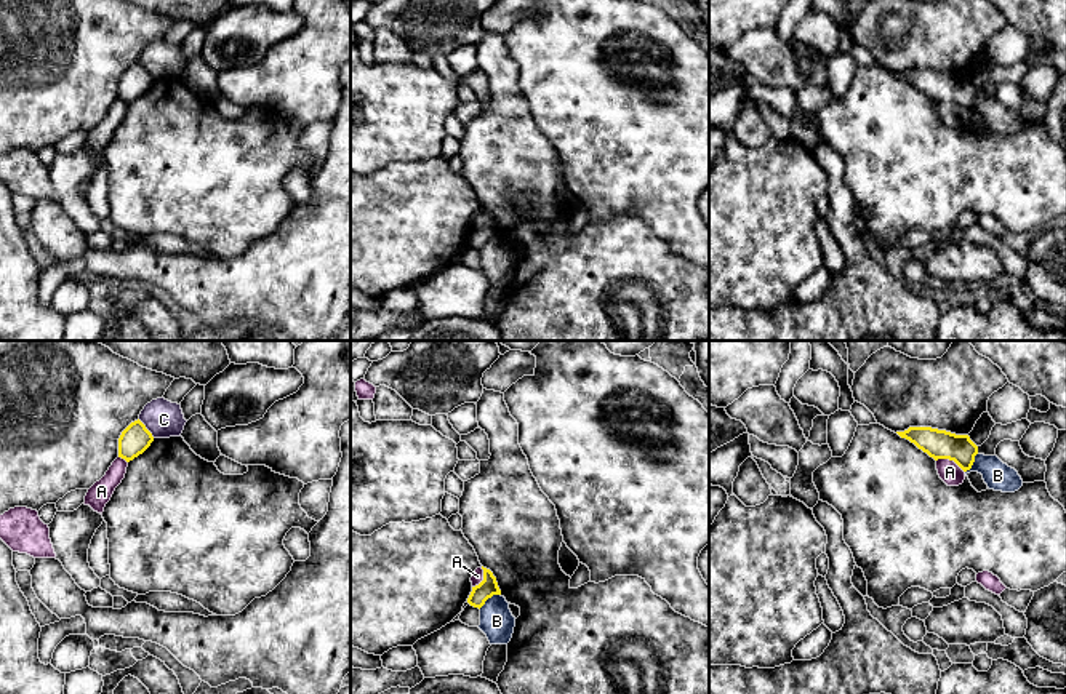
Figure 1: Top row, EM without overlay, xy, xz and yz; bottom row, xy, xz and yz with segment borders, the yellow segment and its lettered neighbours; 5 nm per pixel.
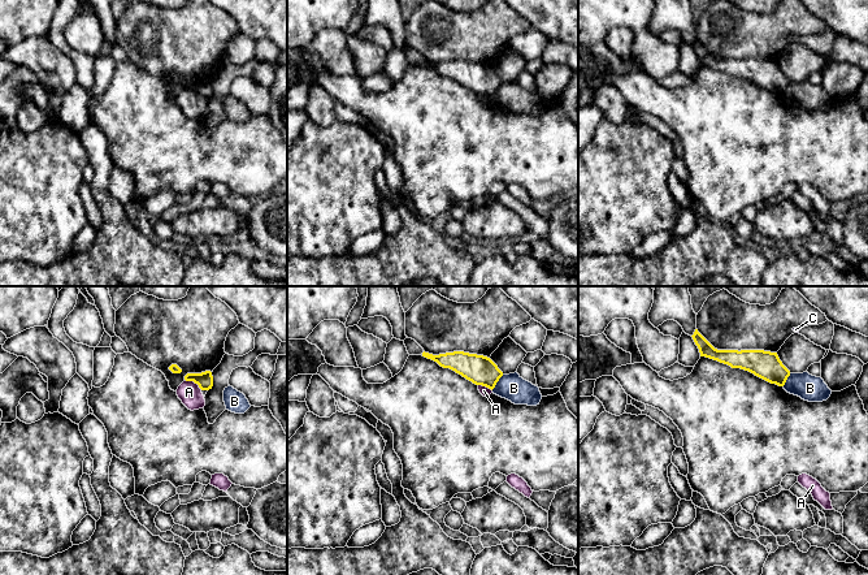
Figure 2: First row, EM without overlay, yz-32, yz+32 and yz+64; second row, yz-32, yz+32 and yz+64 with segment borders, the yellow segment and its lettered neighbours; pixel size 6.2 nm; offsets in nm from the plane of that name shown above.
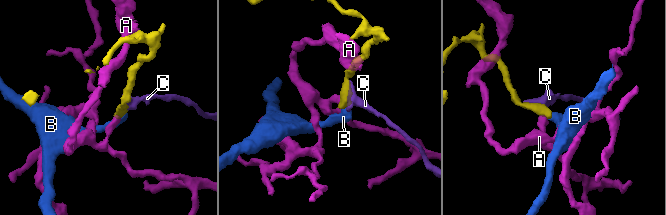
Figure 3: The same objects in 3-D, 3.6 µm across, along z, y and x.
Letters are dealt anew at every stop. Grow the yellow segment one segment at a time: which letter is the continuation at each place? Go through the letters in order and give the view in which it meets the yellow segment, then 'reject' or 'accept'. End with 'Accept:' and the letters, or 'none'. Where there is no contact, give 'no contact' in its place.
A: meets yellow in yz; reject
B: meets yellow in xz; reject
C: meets yellow in xy; reject
Accept: none

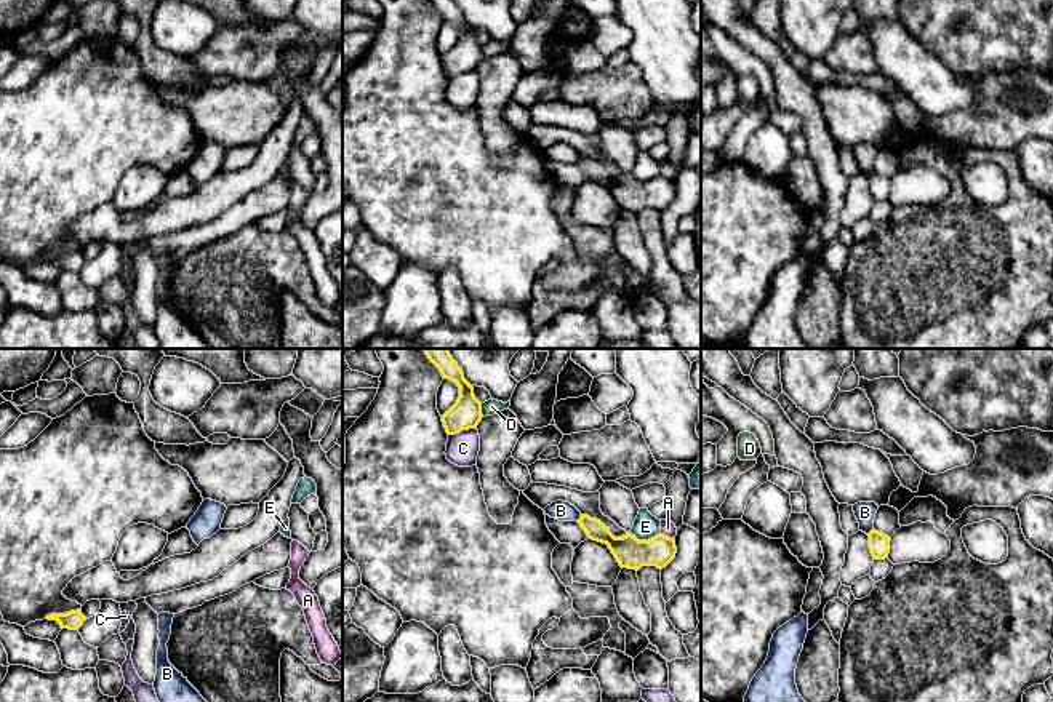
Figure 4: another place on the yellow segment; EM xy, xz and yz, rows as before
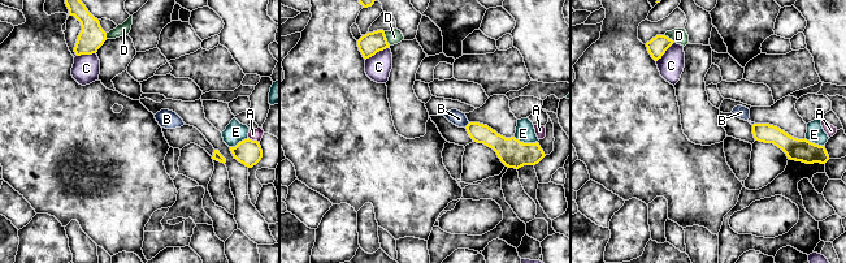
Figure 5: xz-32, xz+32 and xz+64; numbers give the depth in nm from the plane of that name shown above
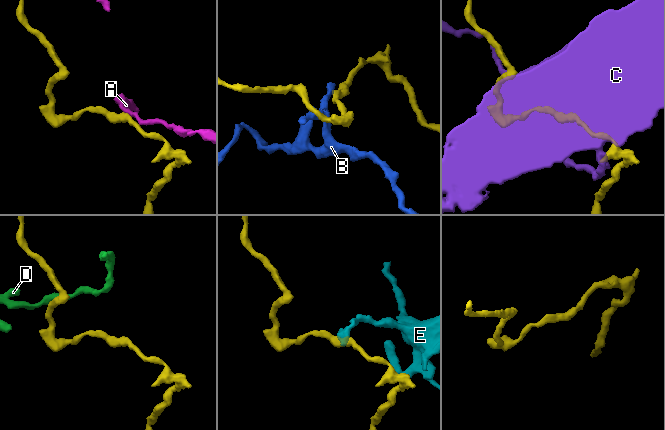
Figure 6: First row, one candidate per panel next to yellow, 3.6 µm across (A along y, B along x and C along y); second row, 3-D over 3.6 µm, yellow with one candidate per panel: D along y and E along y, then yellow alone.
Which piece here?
A: meets yellow in xz; reject
B: meets yellow in xz; reject
C: meets yellow in xz; reject
D: meets yellow in xz; reject
E: meets yellow in xz; reject
Accept: none

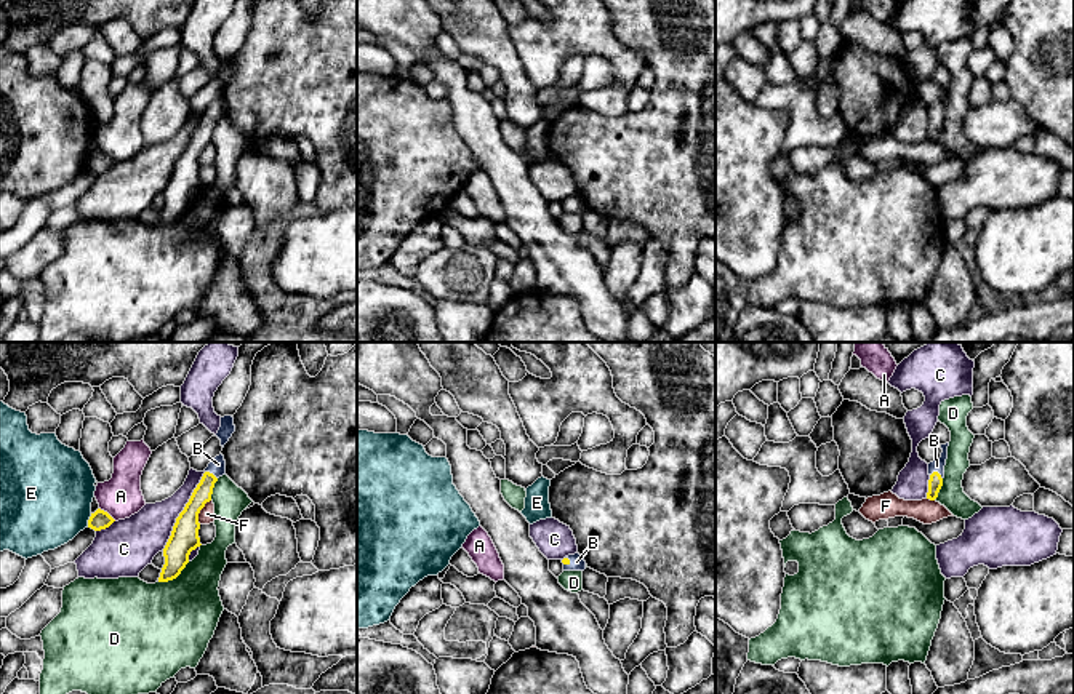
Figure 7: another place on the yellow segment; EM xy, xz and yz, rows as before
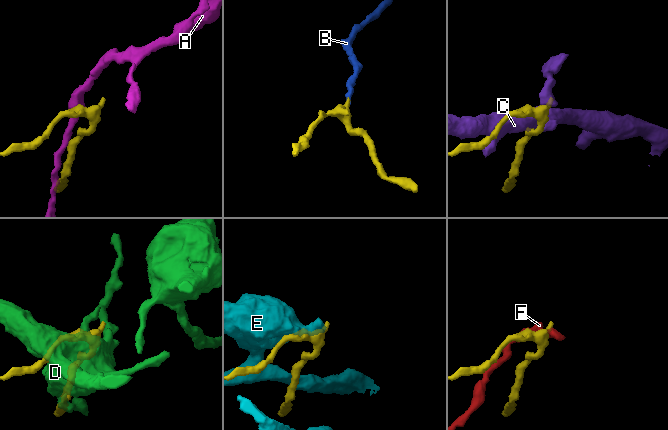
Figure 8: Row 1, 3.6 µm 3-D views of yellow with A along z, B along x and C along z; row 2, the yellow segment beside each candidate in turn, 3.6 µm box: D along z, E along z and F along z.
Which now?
A: meets yellow in xy; reject
B: meets yellow in yz; reject
C: meets yellow in xy; accept
D: meets yellow in xy; reject
E: meets yellow in xy; reject
F: meets yellow in xy; reject
Accept: C

